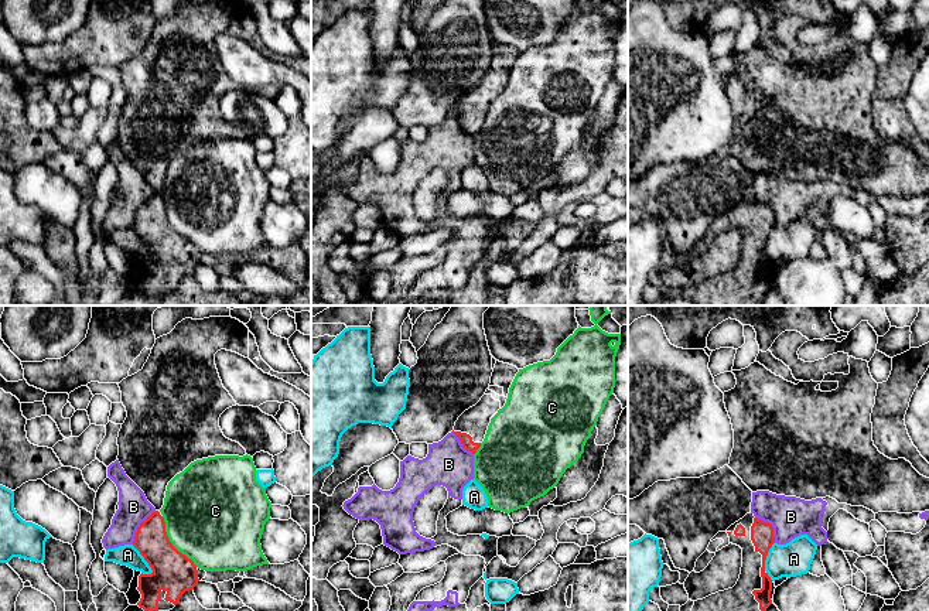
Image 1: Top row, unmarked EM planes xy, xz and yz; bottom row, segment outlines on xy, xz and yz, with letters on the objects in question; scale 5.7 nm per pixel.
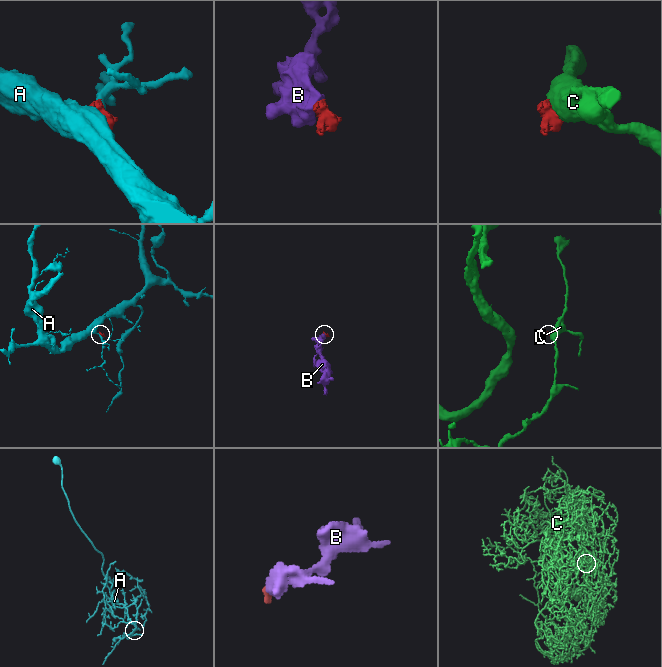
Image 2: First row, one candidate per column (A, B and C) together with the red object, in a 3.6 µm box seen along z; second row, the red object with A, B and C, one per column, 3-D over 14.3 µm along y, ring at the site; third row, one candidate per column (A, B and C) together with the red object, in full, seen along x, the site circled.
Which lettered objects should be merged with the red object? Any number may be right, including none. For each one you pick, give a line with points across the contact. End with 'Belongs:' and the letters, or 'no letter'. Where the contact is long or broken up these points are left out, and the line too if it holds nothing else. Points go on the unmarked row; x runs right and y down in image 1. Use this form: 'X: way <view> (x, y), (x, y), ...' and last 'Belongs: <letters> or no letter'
Belongs: no letter

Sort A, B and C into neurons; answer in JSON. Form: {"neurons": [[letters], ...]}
{"neurons": [["A"], ["B"], ["C"]]}

